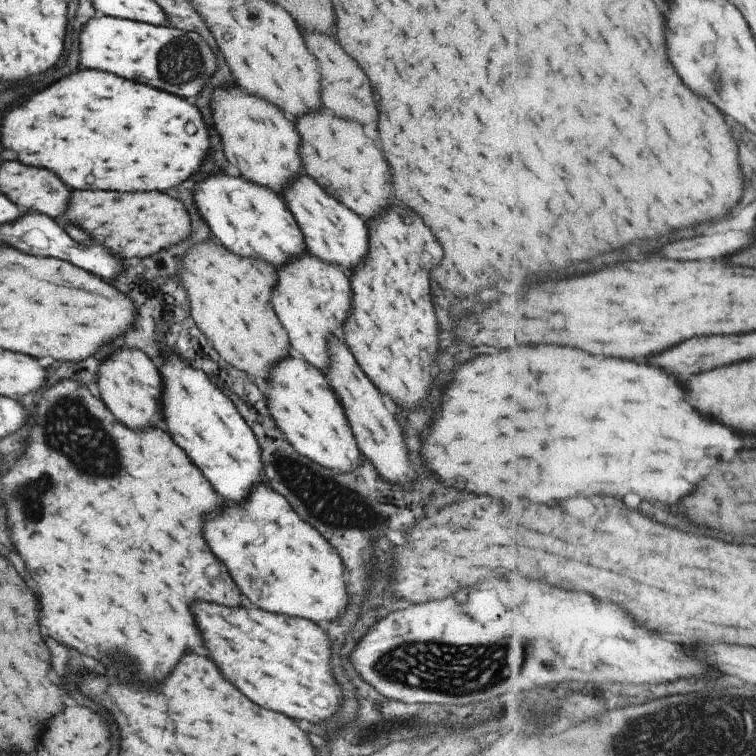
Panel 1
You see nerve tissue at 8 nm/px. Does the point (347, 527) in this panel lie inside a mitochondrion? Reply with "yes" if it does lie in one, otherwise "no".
yes

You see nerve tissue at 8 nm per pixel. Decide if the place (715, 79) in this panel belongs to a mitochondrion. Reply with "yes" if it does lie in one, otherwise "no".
yes

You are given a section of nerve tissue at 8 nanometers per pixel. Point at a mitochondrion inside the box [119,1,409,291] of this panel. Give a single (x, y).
(184, 61)

